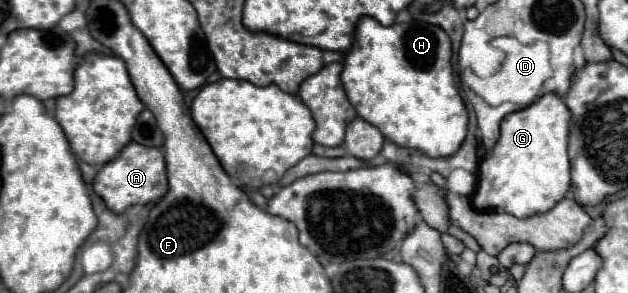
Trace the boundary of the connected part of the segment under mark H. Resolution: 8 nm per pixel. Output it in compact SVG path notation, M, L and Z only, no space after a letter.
M362 17L356 23L354 41L346 53L340 79L356 113L374 127L378 127L386 139L398 145L424 149L430 157L446 157L458 151L468 129L468 111L454 83L450 59L452 43L440 27L434 27L418 19L384 27L372 17Z

